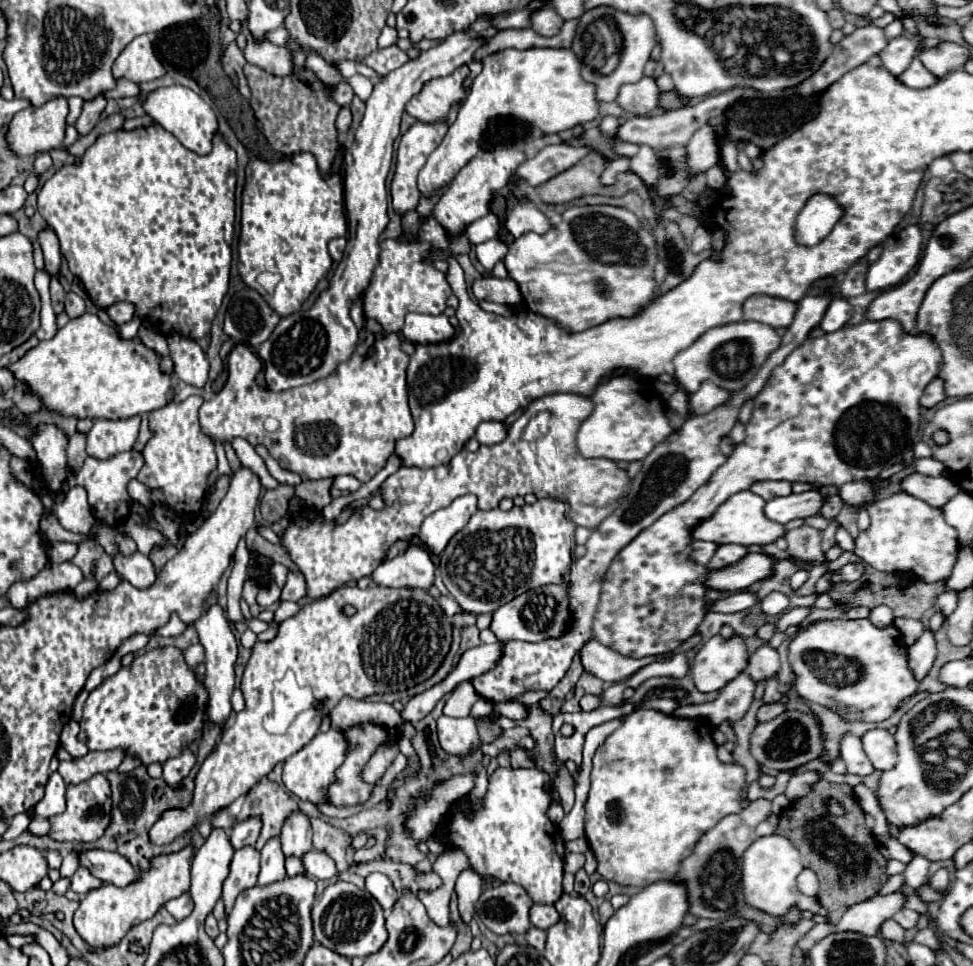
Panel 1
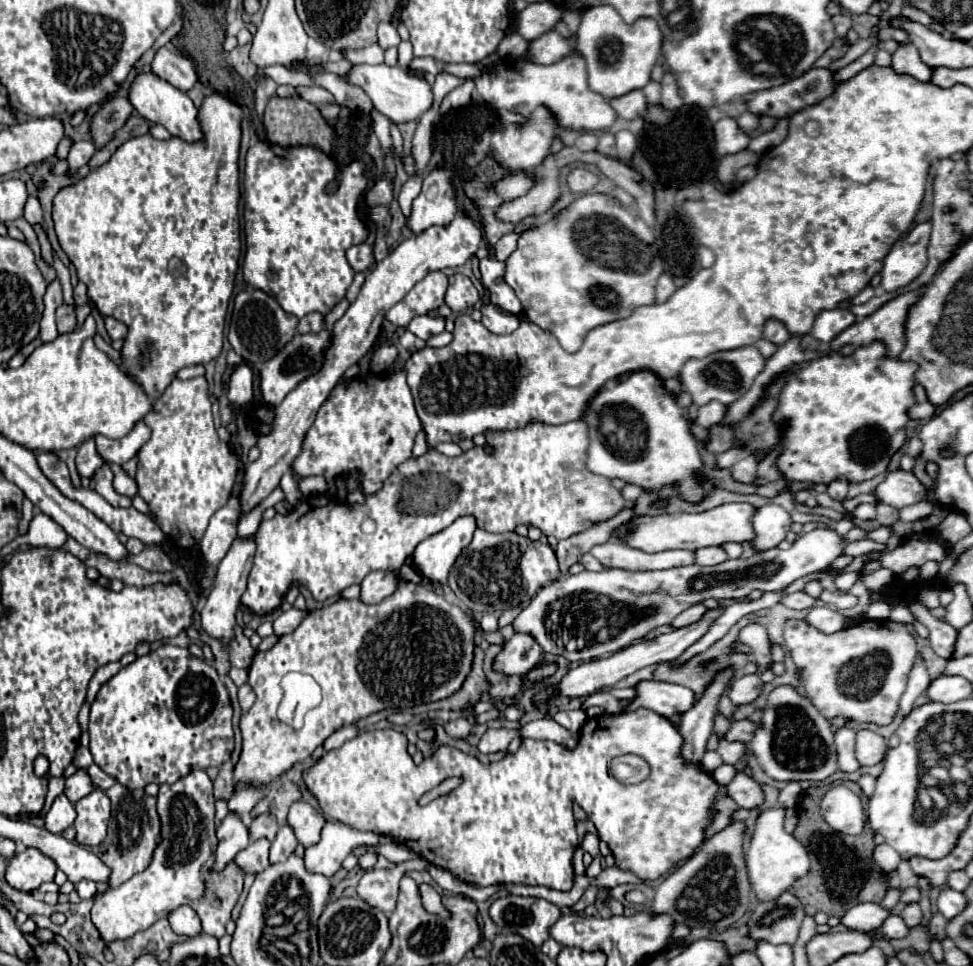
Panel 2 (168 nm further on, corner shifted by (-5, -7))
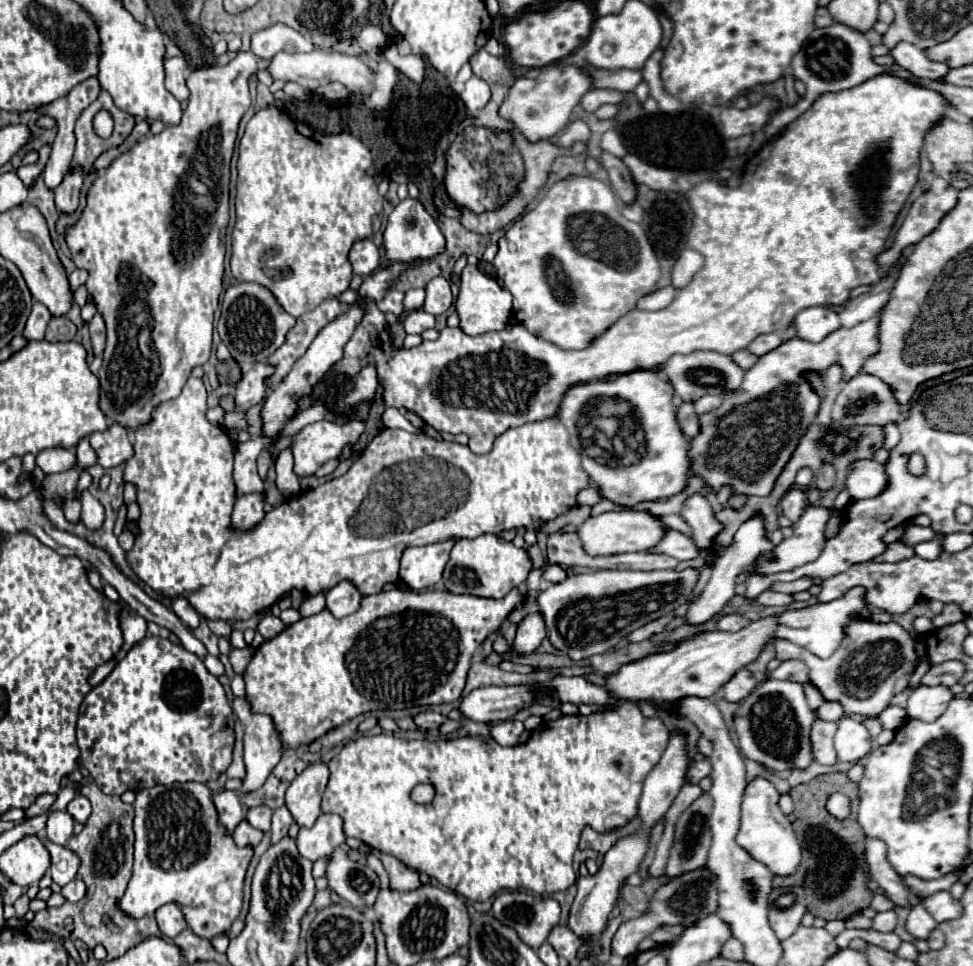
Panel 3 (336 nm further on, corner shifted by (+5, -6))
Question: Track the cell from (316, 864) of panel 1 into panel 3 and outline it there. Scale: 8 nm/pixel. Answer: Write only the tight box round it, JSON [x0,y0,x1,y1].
[297,814,345,862]

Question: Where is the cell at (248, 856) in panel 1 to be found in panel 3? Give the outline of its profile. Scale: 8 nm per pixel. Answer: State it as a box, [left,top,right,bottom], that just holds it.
[233,820,263,848]

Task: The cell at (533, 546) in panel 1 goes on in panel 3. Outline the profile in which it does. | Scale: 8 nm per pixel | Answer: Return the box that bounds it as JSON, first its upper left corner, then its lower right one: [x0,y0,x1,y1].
[443,534,531,598]

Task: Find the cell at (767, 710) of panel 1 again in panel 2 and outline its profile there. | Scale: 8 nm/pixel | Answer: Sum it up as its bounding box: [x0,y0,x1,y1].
[725,721,757,743]

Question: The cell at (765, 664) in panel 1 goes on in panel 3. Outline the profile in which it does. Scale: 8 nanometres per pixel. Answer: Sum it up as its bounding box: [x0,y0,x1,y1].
[717,614,749,630]

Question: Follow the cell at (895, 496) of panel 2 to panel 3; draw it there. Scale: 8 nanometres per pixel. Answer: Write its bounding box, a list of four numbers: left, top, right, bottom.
[847,460,889,500]

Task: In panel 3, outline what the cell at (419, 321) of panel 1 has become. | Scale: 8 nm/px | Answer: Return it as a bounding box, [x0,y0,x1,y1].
[403,308,435,334]

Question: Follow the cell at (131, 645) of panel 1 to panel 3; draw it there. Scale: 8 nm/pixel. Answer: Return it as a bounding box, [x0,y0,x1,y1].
[121,610,147,652]

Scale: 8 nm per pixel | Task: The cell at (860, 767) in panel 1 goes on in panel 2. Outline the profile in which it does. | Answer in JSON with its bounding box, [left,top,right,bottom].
[835,727,861,771]

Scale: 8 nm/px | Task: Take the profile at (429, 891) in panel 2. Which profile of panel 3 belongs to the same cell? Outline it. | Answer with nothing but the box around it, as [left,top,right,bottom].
[373,850,421,892]

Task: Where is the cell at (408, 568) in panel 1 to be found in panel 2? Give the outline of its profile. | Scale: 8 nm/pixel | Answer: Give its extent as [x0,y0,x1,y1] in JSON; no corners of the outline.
[359,571,399,605]

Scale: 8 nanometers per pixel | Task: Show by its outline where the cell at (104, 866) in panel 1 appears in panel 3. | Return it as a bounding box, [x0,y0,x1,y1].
[43,840,81,886]

